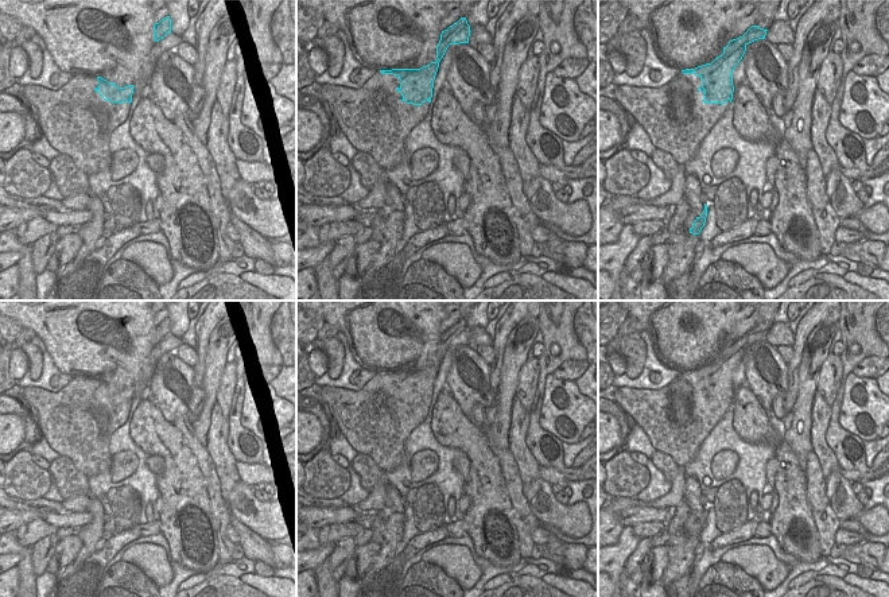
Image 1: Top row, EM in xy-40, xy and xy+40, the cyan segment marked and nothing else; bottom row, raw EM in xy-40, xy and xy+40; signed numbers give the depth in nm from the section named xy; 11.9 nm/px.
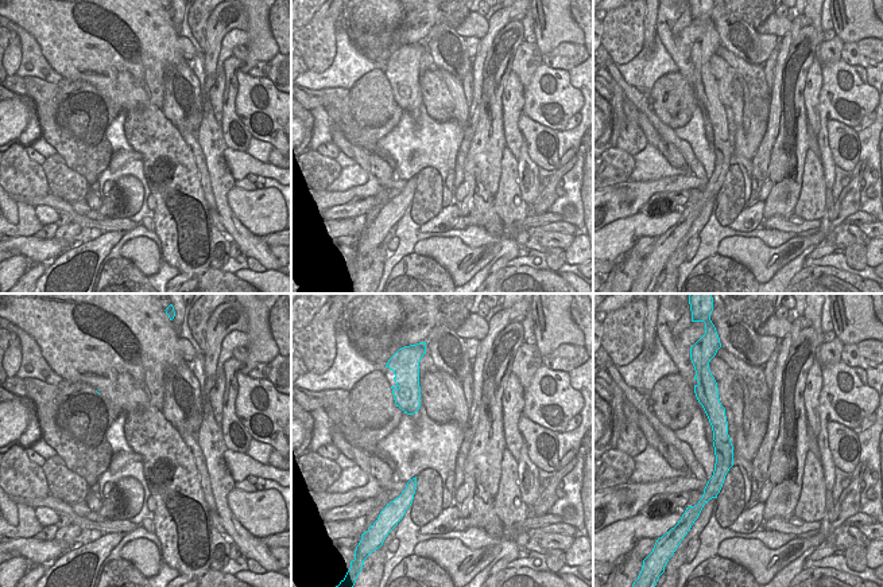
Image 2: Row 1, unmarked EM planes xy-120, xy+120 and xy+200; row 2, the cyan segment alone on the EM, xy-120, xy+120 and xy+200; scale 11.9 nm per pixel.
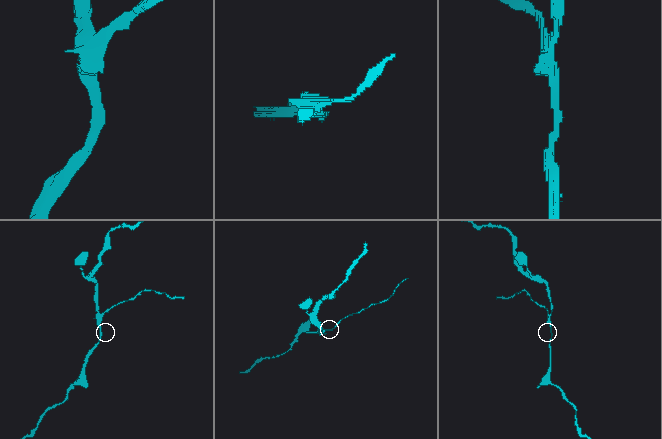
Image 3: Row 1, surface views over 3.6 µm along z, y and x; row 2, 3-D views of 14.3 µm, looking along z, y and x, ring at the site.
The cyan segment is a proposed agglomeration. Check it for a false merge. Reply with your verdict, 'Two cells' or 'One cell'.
Two cells.

